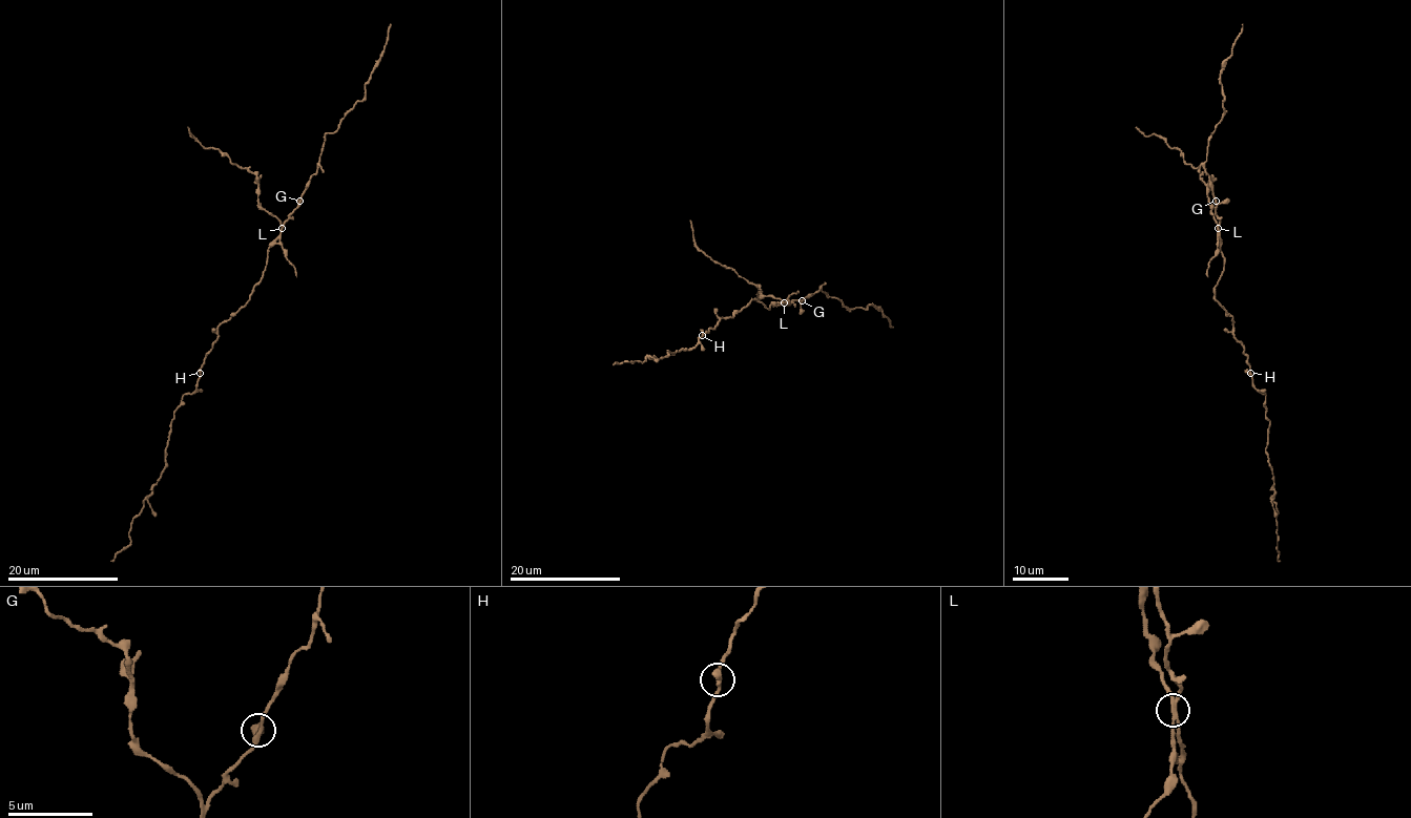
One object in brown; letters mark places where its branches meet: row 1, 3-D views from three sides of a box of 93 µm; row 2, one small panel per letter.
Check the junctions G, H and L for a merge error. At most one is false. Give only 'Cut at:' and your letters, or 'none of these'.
Cut at: L

